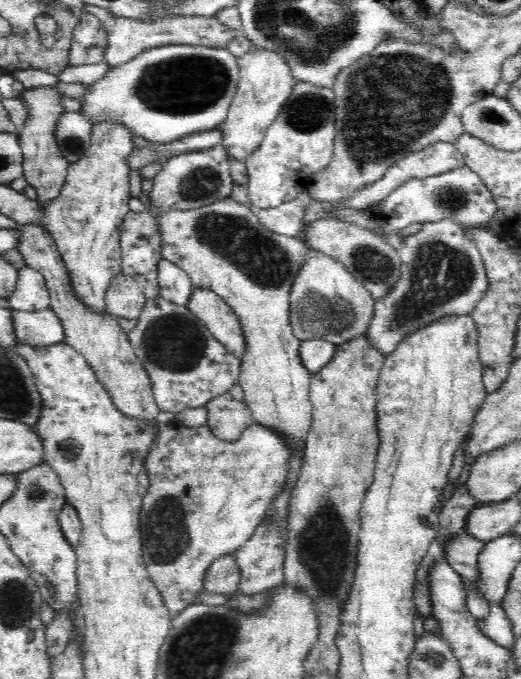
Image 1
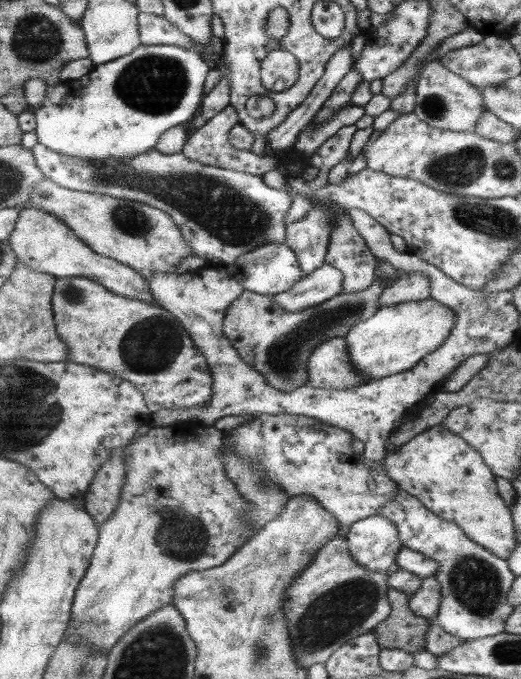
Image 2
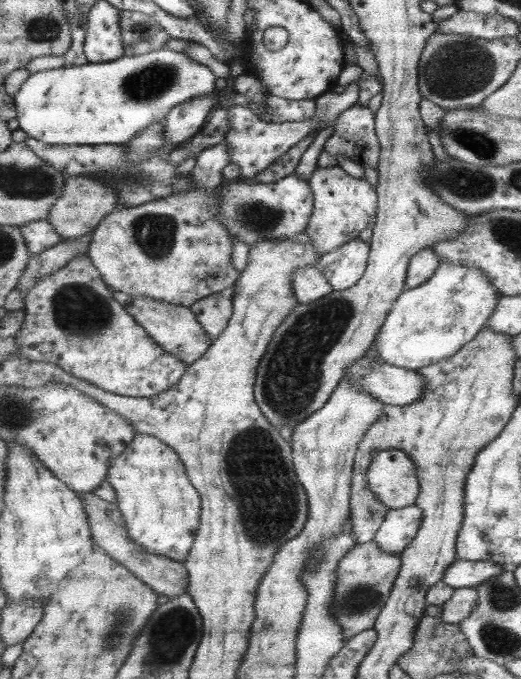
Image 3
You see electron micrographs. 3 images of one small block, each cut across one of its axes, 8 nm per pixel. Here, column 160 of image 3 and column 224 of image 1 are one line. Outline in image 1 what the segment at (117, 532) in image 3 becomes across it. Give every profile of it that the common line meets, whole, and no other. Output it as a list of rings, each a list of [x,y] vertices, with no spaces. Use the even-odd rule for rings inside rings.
[[[235,553],[221,556],[208,568],[204,592],[220,593],[226,596],[238,589],[240,580],[240,567],[236,564]]]

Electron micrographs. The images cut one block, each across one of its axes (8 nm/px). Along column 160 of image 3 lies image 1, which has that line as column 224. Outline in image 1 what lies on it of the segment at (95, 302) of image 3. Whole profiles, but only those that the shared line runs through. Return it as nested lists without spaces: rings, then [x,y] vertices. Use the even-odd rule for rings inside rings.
[[[160,294],[147,297],[137,320],[136,326],[127,336],[136,356],[146,367],[152,381],[154,398],[160,410],[176,415],[188,409],[205,407],[210,400],[222,396],[234,384],[239,384],[242,359],[219,342],[214,333],[190,312],[187,305],[178,305],[174,301],[164,299]]]

